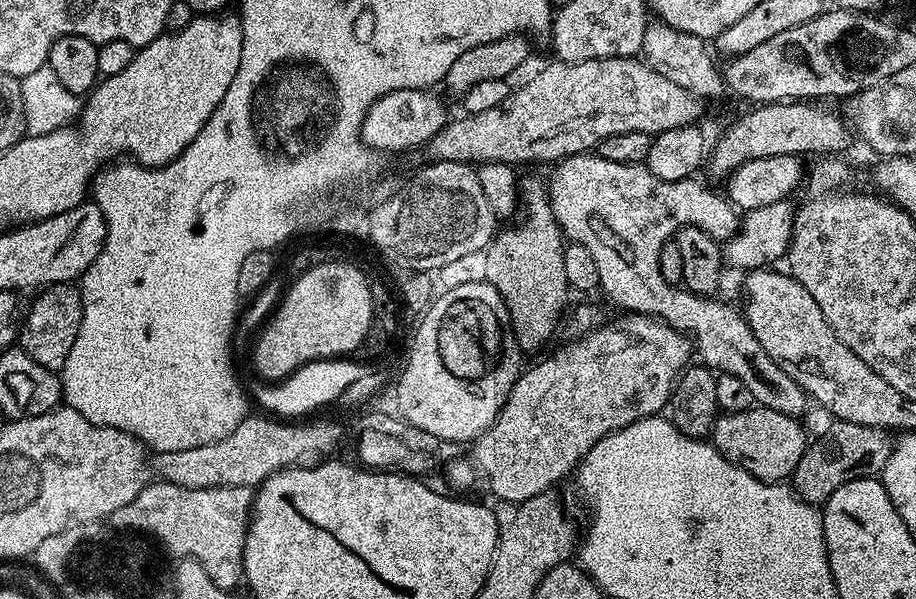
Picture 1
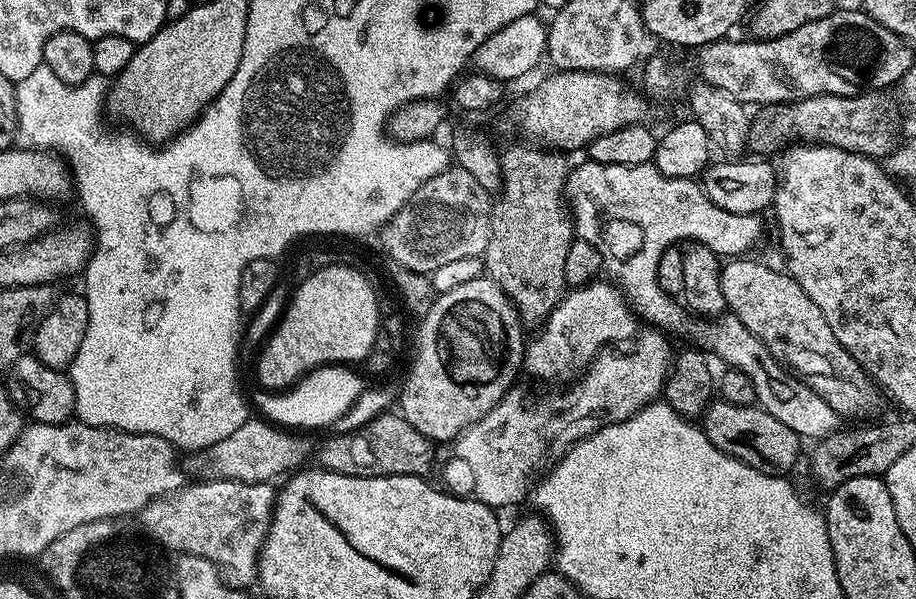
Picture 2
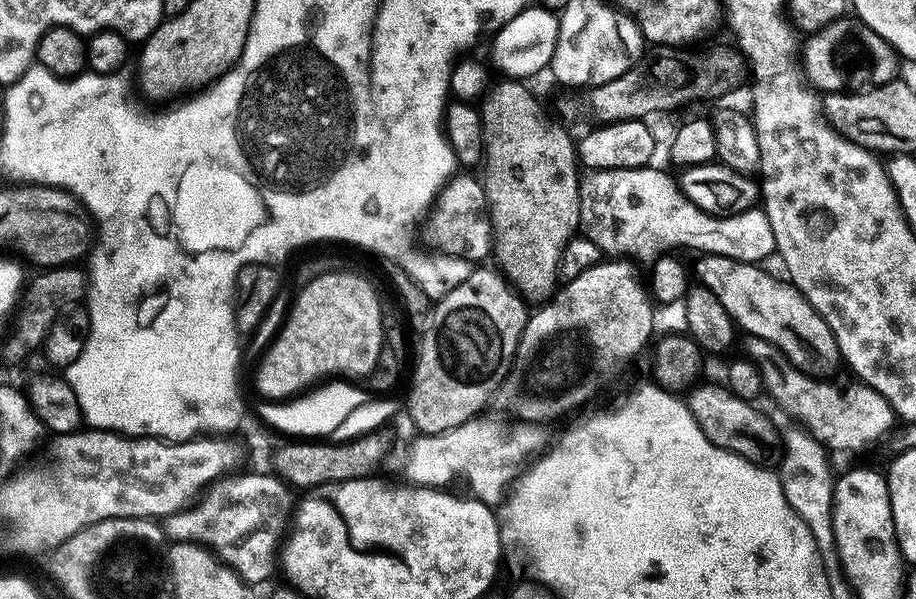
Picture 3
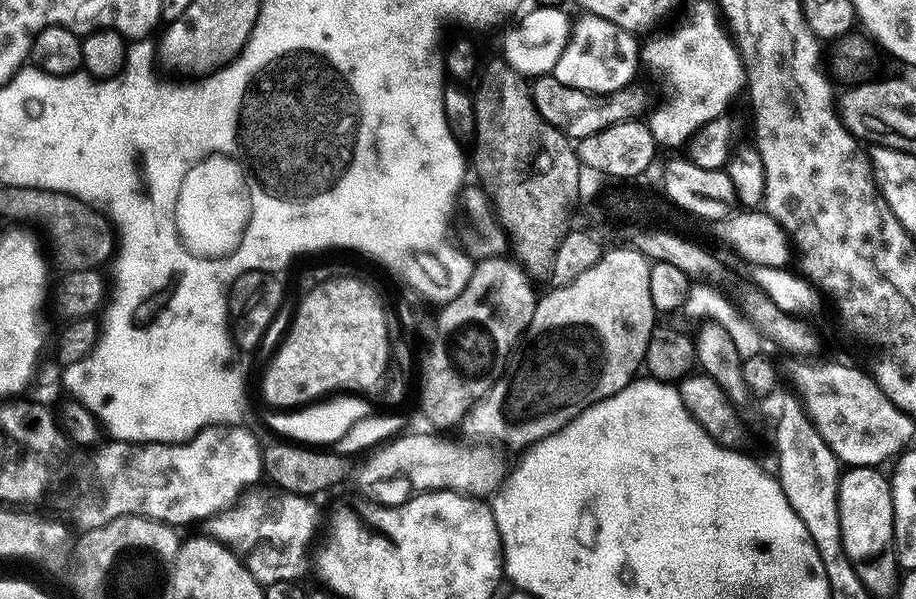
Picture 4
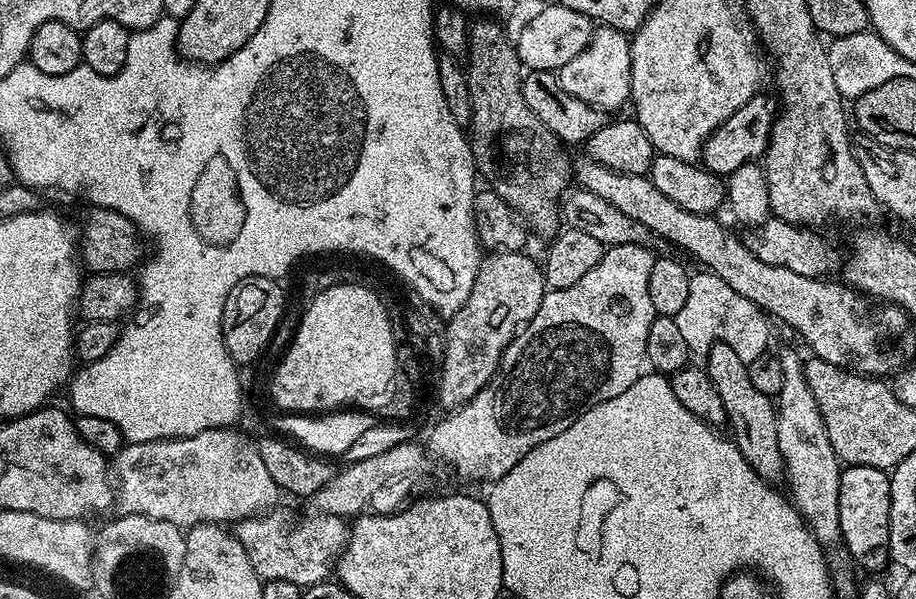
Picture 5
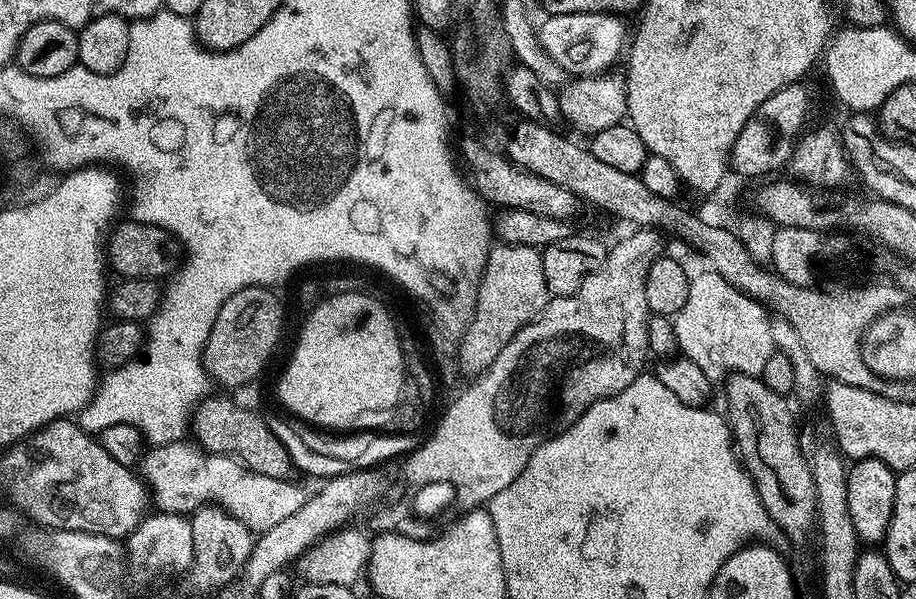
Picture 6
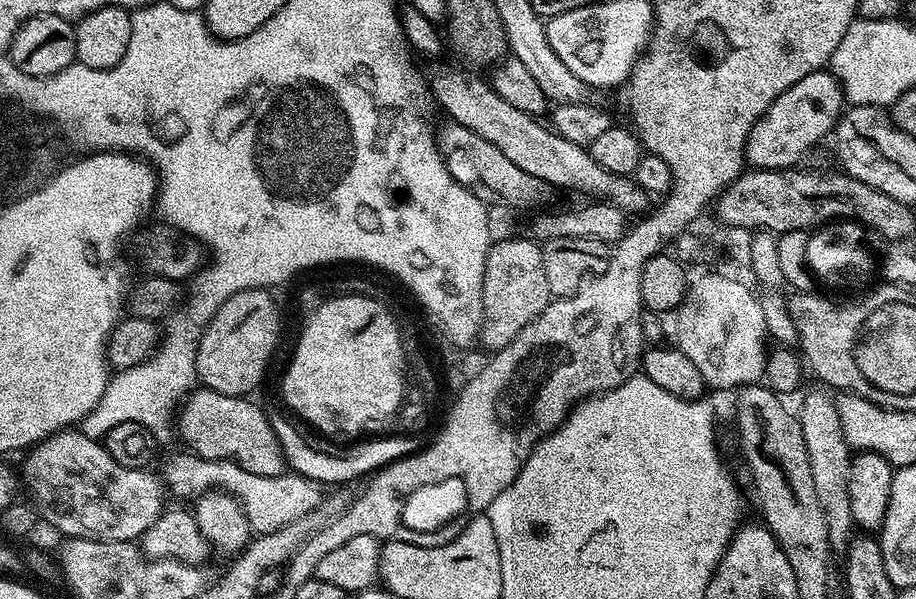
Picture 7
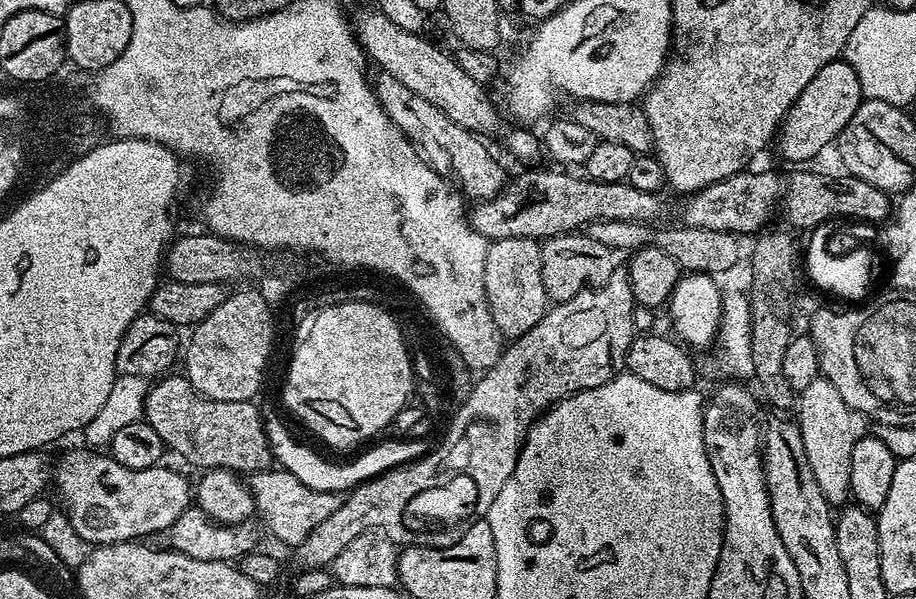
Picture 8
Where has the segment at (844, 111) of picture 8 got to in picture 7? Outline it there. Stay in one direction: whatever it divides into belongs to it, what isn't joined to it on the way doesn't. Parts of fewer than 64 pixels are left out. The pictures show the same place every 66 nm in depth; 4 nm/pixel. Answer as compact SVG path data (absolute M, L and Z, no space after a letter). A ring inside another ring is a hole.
M821 70L806 74L802 82L794 82L790 90L786 90L770 105L762 115L760 121L750 130L748 141L744 143L745 161L756 170L788 170L796 164L808 152L811 144L816 144L824 135L831 133L836 123L843 116L846 107L844 99L844 87L840 85L831 71Z

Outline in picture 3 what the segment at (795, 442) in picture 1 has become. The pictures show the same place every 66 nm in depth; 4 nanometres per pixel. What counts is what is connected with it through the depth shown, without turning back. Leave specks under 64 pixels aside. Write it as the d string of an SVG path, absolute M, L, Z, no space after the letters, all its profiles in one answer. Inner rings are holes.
M697 383L686 396L690 414L694 418L694 422L698 422L702 434L706 434L706 438L710 438L710 442L714 446L738 454L752 464L771 465L773 463L771 460L777 459L782 448L781 433L776 433L771 418L763 416L756 409L755 403L738 398L723 383L704 383Z

